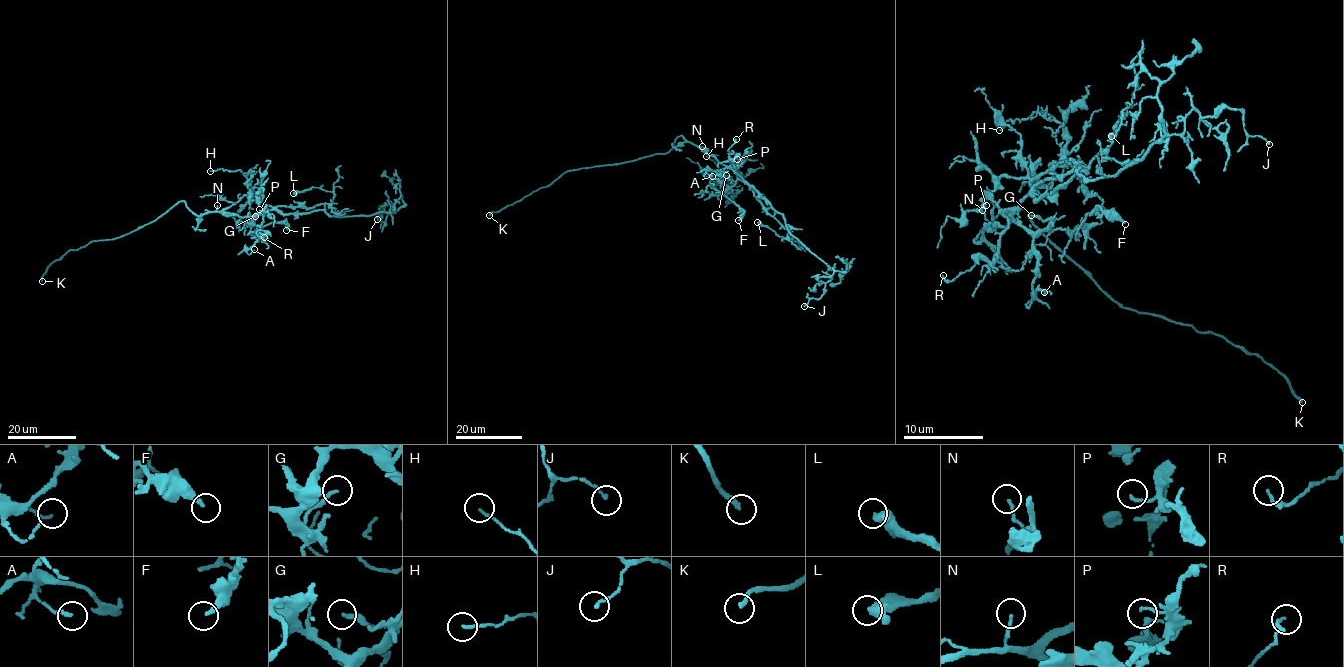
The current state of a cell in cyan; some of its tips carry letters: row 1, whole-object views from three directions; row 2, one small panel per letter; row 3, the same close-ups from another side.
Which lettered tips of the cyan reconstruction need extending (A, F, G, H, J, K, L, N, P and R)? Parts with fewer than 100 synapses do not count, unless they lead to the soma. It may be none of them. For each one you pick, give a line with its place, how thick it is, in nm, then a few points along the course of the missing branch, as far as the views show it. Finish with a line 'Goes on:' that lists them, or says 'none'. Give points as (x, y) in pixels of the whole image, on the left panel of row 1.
K: Place: (42, 281). Thickness 240 nm
Goes on: K

